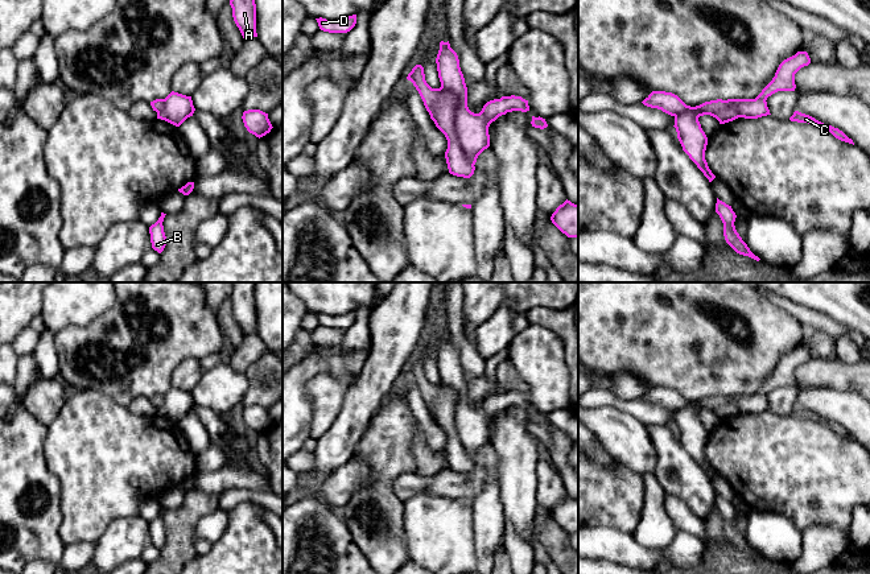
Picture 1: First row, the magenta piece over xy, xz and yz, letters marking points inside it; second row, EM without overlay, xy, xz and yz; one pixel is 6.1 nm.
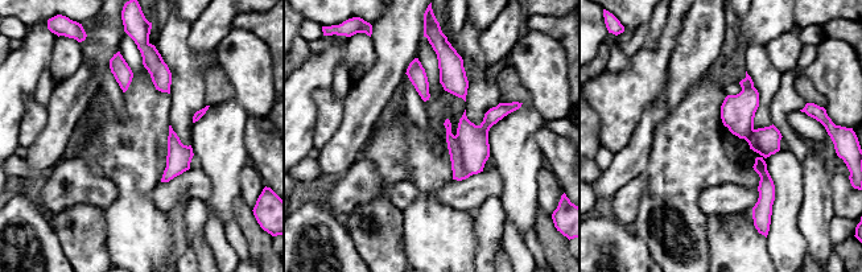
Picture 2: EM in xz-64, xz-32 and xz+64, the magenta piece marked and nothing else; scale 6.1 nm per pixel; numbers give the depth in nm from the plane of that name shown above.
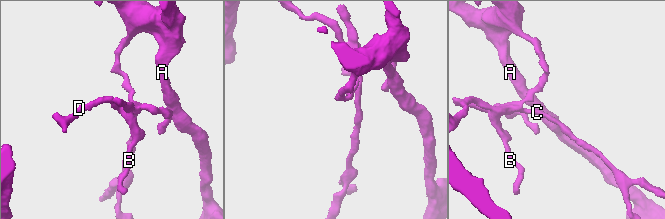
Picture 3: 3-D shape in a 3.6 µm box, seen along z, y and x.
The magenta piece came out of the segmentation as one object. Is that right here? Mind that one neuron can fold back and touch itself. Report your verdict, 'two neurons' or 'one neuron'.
two neurons

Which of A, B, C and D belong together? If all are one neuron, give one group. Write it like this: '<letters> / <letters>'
A / B C D

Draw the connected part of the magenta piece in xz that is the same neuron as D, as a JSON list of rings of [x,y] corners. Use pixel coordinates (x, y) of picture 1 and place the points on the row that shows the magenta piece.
[[[356,15],[349,16],[343,20],[326,20],[326,18],[316,18],[318,26],[323,32],[329,33],[347,33],[350,32],[356,24]]]

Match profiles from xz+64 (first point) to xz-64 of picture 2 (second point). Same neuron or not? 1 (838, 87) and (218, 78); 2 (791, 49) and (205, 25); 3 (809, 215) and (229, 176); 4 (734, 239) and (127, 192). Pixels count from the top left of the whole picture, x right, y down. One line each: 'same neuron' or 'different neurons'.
1: different neurons
2: same neuron
3: same neuron
4: same neuron

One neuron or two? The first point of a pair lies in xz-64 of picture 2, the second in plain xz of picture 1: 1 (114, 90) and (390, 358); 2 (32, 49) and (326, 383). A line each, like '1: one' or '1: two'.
1: two
2: two

